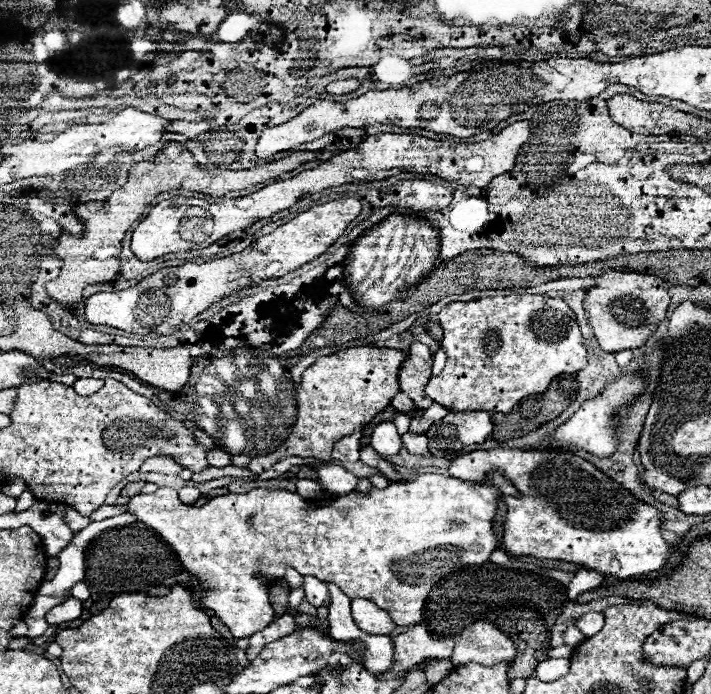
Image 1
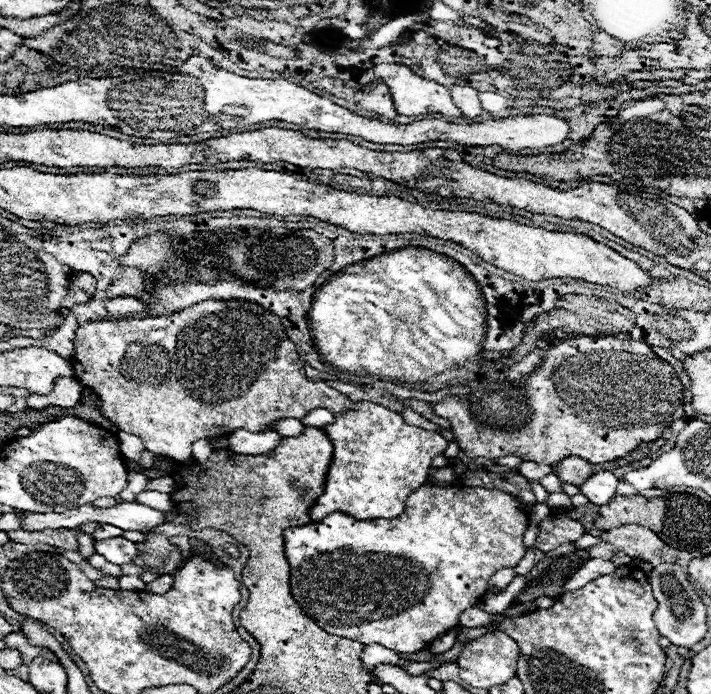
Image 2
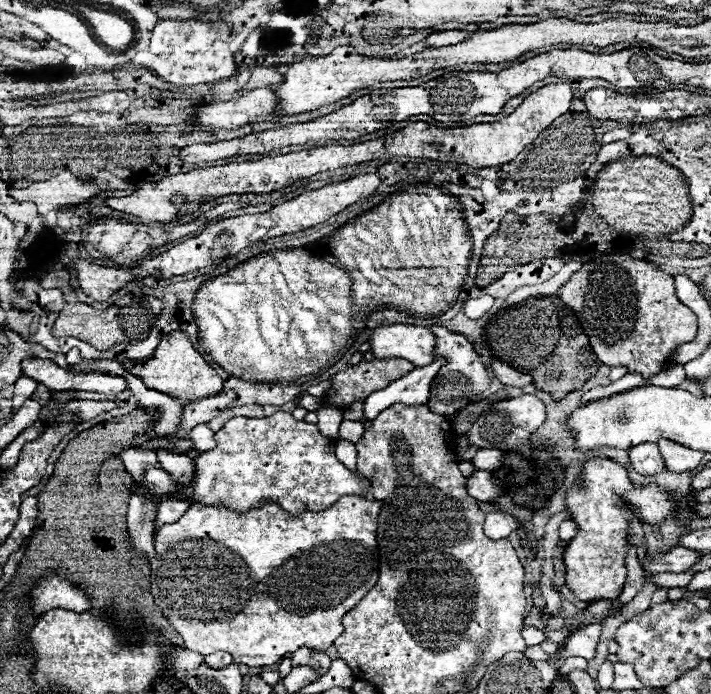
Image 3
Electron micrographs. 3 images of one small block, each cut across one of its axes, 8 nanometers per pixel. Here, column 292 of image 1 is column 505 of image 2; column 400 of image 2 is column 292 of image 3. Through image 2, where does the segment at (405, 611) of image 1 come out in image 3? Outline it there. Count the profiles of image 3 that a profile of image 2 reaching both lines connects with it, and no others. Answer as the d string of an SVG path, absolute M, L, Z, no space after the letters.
M342 496L336 504L320 512L302 512L302 514L286 514L276 502L262 502L258 510L248 510L246 514L238 514L234 510L226 510L224 506L206 506L206 504L190 504L190 508L182 514L180 520L172 524L164 524L158 528L154 538L156 558L150 560L152 568L152 596L154 602L162 608L164 616L176 628L176 632L184 638L188 650L198 654L212 654L212 652L228 652L232 654L236 664L246 666L272 666L280 662L286 654L296 652L300 646L308 646L312 650L326 650L334 644L334 640L344 632L342 618L348 614L376 584L378 580L378 546L376 546L376 528L378 528L378 514L382 504L378 500L368 500L362 496Z

